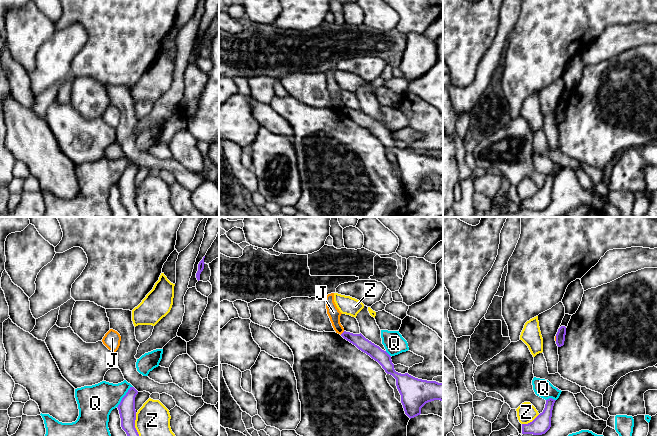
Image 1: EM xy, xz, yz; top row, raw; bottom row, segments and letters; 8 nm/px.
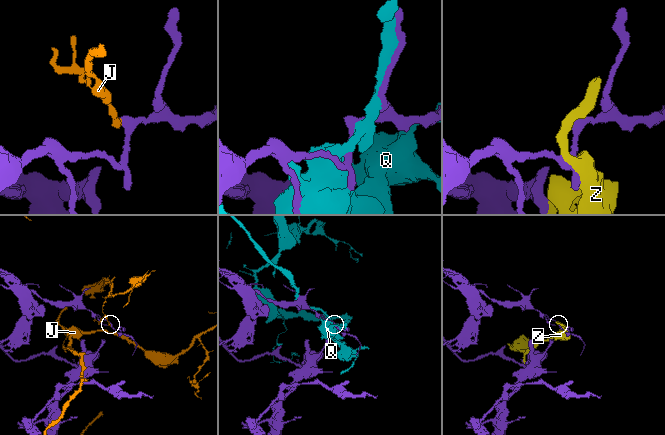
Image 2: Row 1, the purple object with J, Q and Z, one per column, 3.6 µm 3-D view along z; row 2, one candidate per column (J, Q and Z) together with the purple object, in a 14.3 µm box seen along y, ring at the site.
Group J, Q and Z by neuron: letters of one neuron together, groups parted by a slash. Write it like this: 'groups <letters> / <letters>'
groups J / Q / Z

